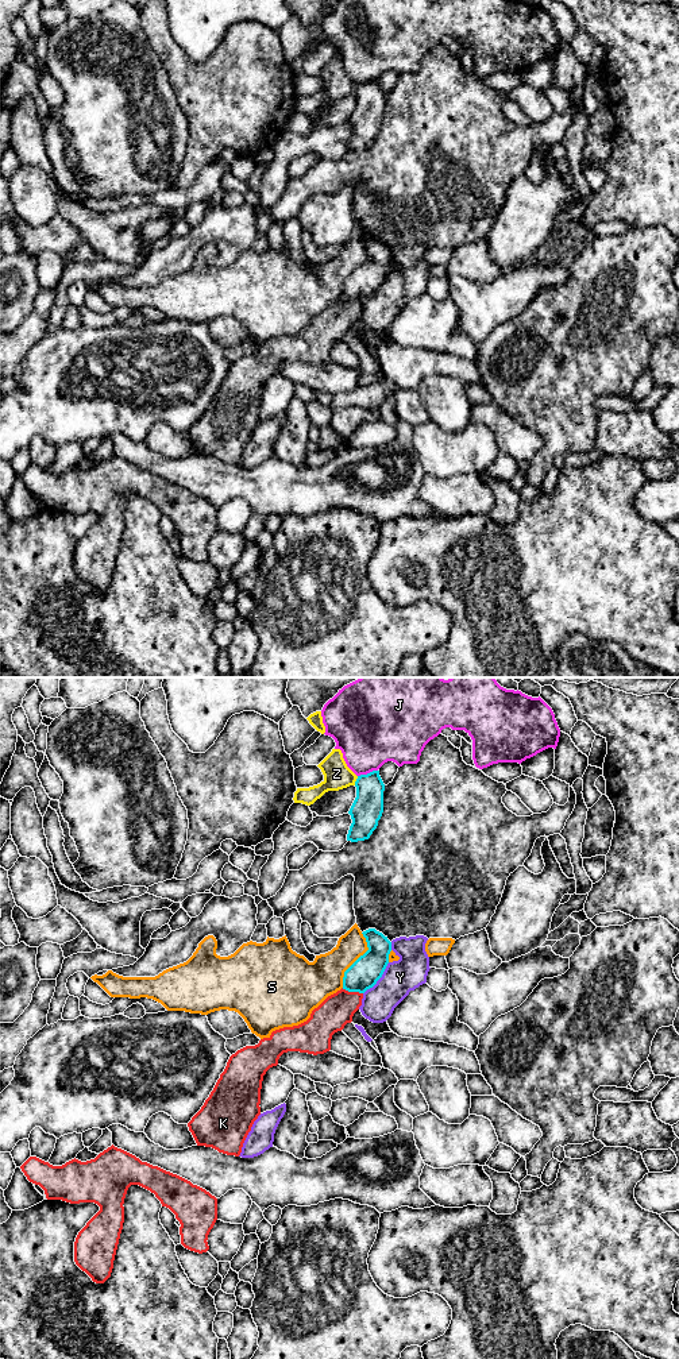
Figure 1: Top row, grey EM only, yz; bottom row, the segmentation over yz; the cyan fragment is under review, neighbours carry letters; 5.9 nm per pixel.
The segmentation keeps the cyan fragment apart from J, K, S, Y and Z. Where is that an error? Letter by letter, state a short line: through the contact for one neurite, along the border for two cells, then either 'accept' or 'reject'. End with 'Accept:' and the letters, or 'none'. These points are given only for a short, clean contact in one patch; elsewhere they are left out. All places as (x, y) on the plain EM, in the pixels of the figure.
J: reject
K: line yz (367, 278), (357, 289), (352, 300), (350, 307), (338, 319); accept
S: reject
Y: reject
Z: reject
Accept: K

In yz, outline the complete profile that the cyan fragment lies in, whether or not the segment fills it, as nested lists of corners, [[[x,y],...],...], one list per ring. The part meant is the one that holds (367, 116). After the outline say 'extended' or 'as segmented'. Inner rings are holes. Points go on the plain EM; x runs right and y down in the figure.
[[[379,80],[358,85],[355,96],[356,107],[348,120],[352,132],[347,150],[351,151],[369,148],[383,121],[385,93],[379,85]]]; as segmented

